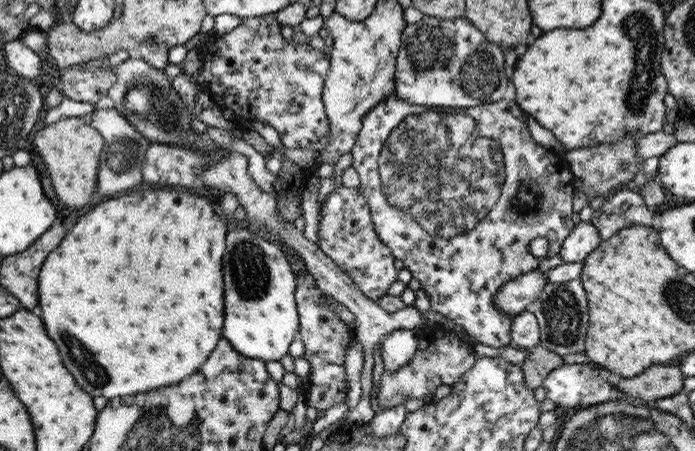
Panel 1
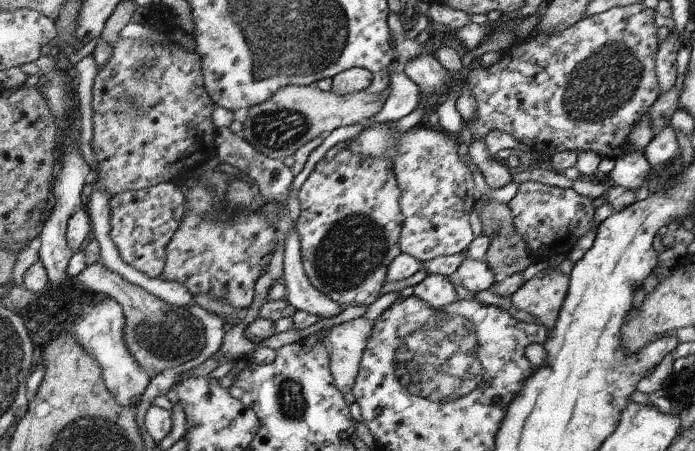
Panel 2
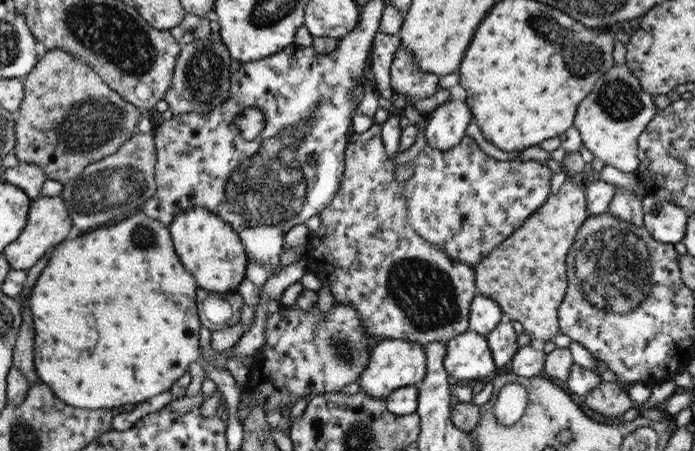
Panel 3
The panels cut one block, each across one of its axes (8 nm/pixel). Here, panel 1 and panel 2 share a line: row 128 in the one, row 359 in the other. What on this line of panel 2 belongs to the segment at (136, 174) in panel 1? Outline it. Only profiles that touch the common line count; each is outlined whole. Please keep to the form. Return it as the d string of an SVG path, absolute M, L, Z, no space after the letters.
M107 296L94 307L88 307L76 320L72 334L75 339L98 361L104 373L105 385L118 405L135 409L148 384L150 376L138 364L125 341L125 318L118 302Z

